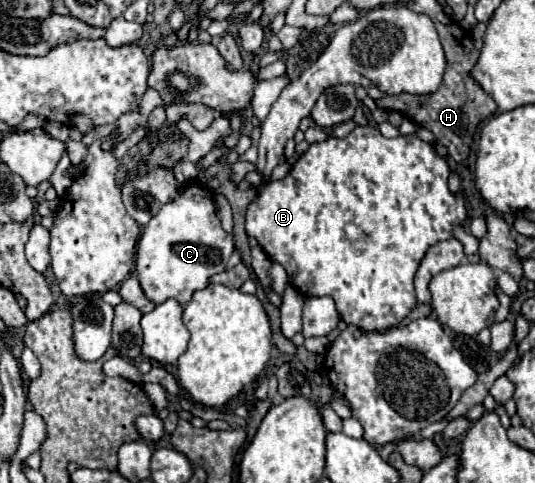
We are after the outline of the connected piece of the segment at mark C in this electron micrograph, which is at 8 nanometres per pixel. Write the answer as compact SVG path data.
M192 183L184 187L178 199L166 203L144 227L136 245L138 281L152 303L162 303L172 297L180 305L186 305L194 291L204 289L214 273L226 269L232 251L232 235L220 225L210 189Z

